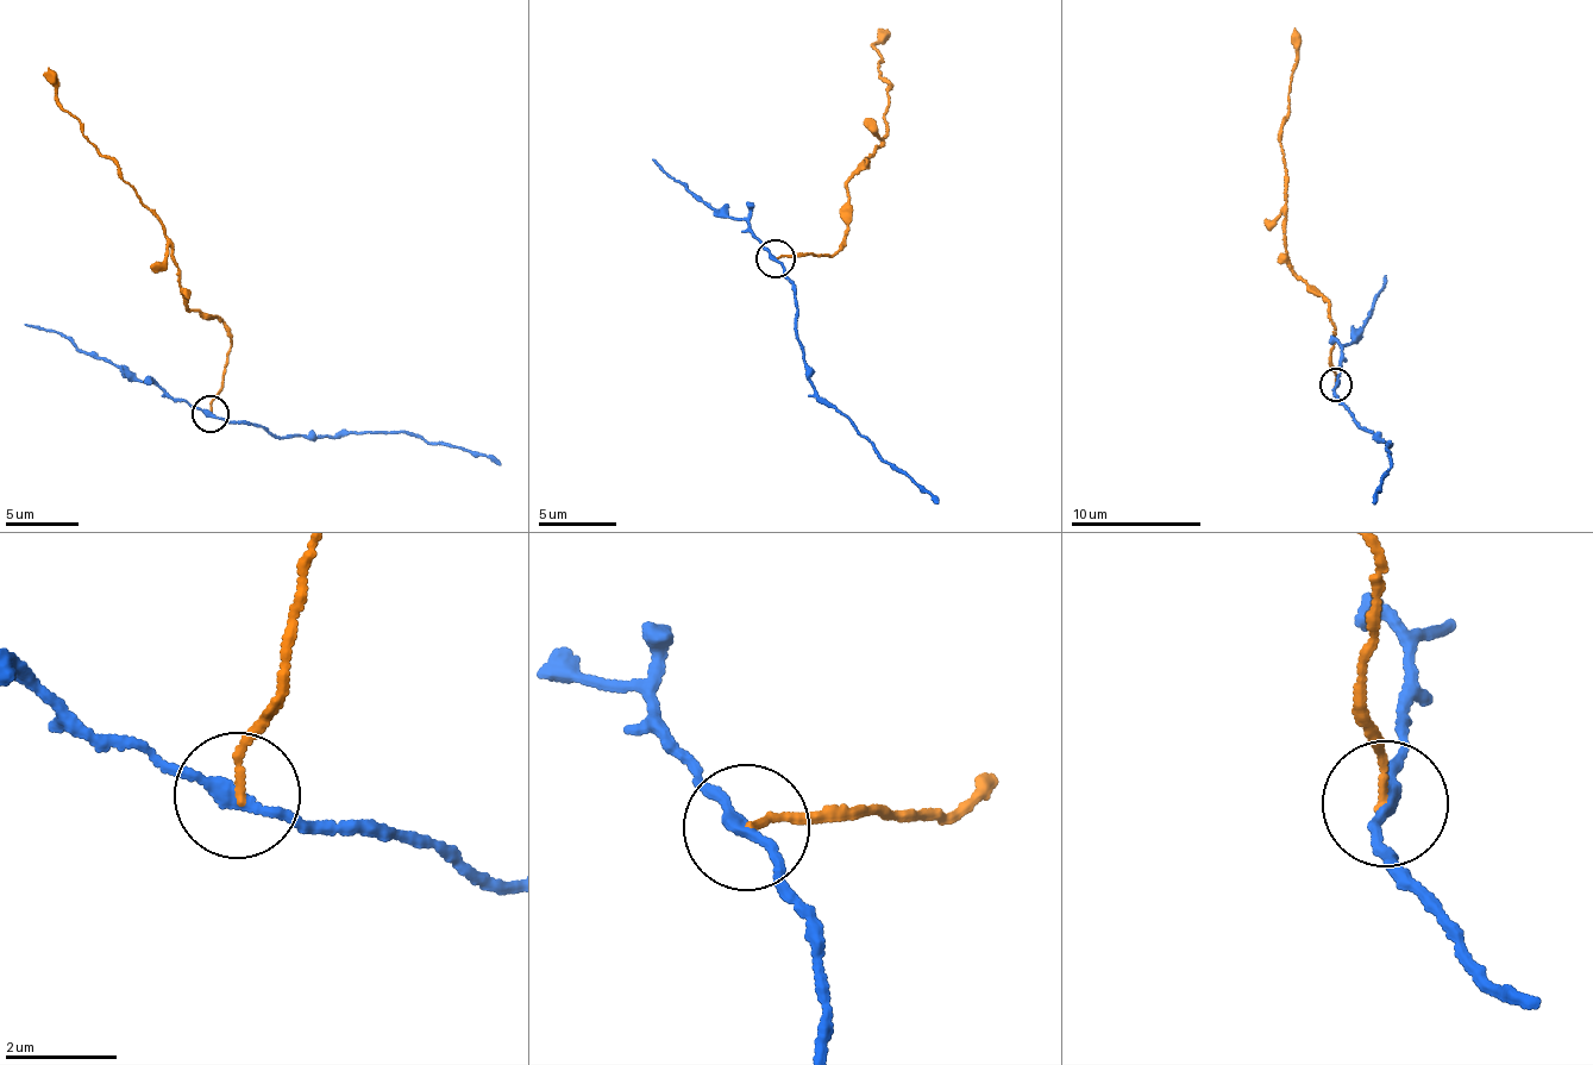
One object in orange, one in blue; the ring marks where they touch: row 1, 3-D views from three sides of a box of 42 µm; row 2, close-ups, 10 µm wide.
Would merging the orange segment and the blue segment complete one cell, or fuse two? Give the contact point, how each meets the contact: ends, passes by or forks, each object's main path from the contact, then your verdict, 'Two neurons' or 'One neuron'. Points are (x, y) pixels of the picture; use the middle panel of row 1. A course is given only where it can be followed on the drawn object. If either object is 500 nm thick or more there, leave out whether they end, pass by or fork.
Place: (775, 258). At the ring orange ends. At the ring blue passes by. Course of orange: (776, 257), (844, 248), (853, 173), (890, 131), (891, 89), (873, 48), (890, 41), (888, 30). Course of blue: (776, 257), (792, 286), (797, 336), (807, 371), (821, 398), (877, 448), (879, 458), (932, 493), (935, 505). Two neurons

